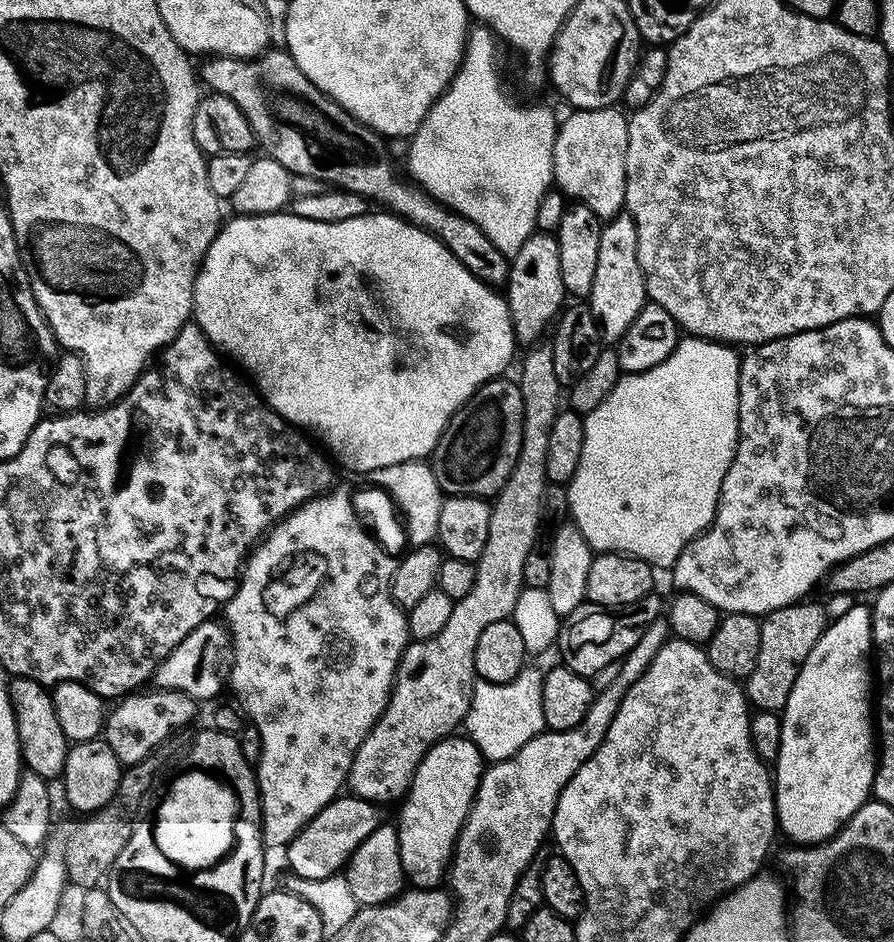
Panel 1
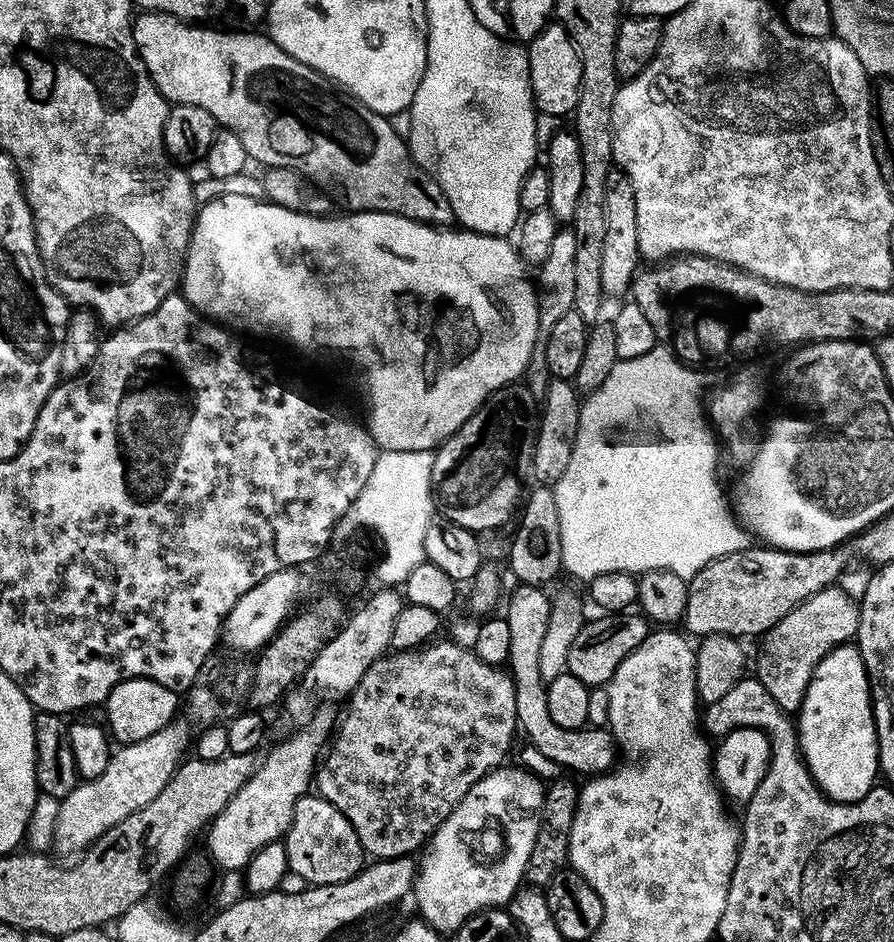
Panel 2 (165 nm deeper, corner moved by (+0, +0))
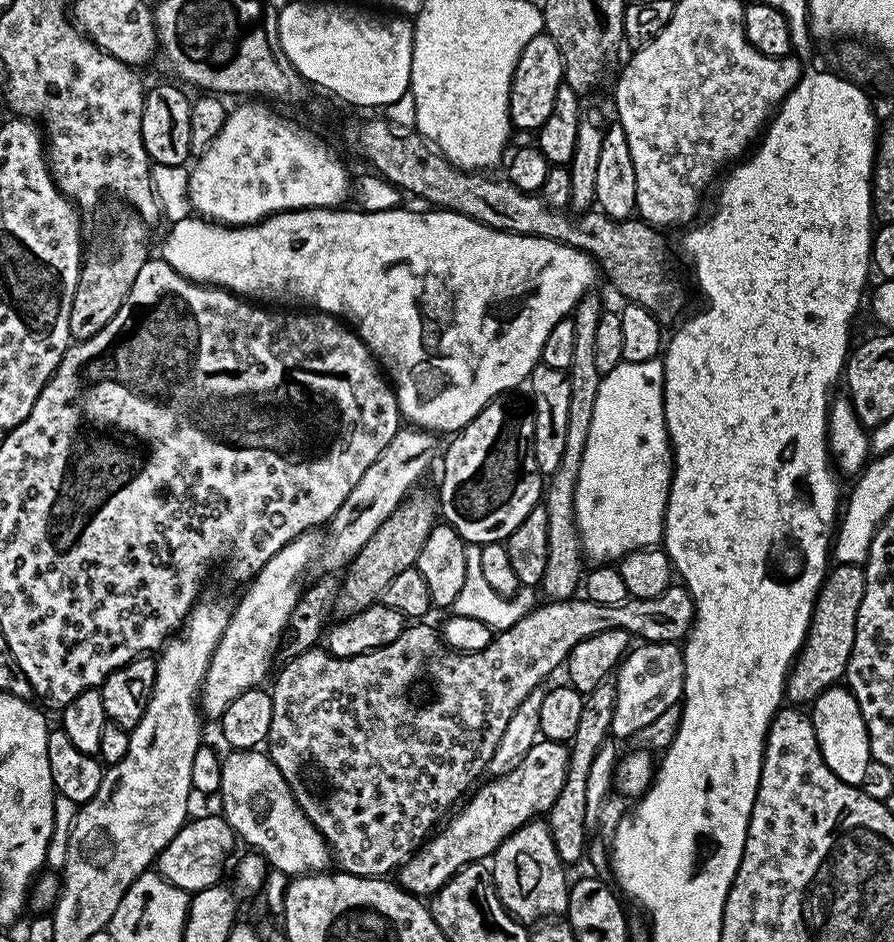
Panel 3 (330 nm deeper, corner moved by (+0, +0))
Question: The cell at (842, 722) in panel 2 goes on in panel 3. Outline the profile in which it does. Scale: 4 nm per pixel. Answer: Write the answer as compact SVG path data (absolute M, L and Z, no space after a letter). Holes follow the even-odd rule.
M844 686L828 688L817 700L812 701L810 715L826 766L830 766L832 773L842 778L842 782L863 785L863 780L868 776L868 764L871 765L873 759L866 722L854 694Z

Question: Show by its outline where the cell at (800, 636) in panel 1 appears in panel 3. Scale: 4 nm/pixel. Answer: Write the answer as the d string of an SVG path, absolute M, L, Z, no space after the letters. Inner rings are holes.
M836 564L825 575L812 609L808 636L786 677L786 696L793 705L811 705L826 689L837 687L845 679L850 654L854 650L858 606L862 606L865 590L864 569L859 564Z

